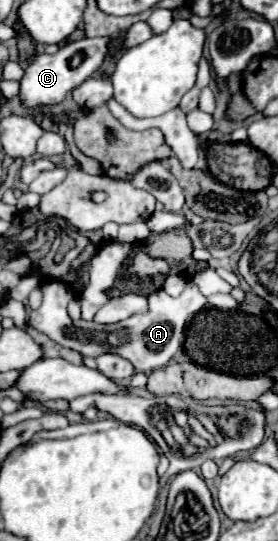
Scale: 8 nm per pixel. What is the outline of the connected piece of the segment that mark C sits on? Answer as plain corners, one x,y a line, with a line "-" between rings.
85,37
81,41
63,45
55,55
47,53
37,55
25,69
25,77
21,79
21,101
31,109
61,103
69,91
73,91
77,85
81,85
93,73
99,71
99,67
107,59
109,43
111,43
109,37
93,37
93,39

